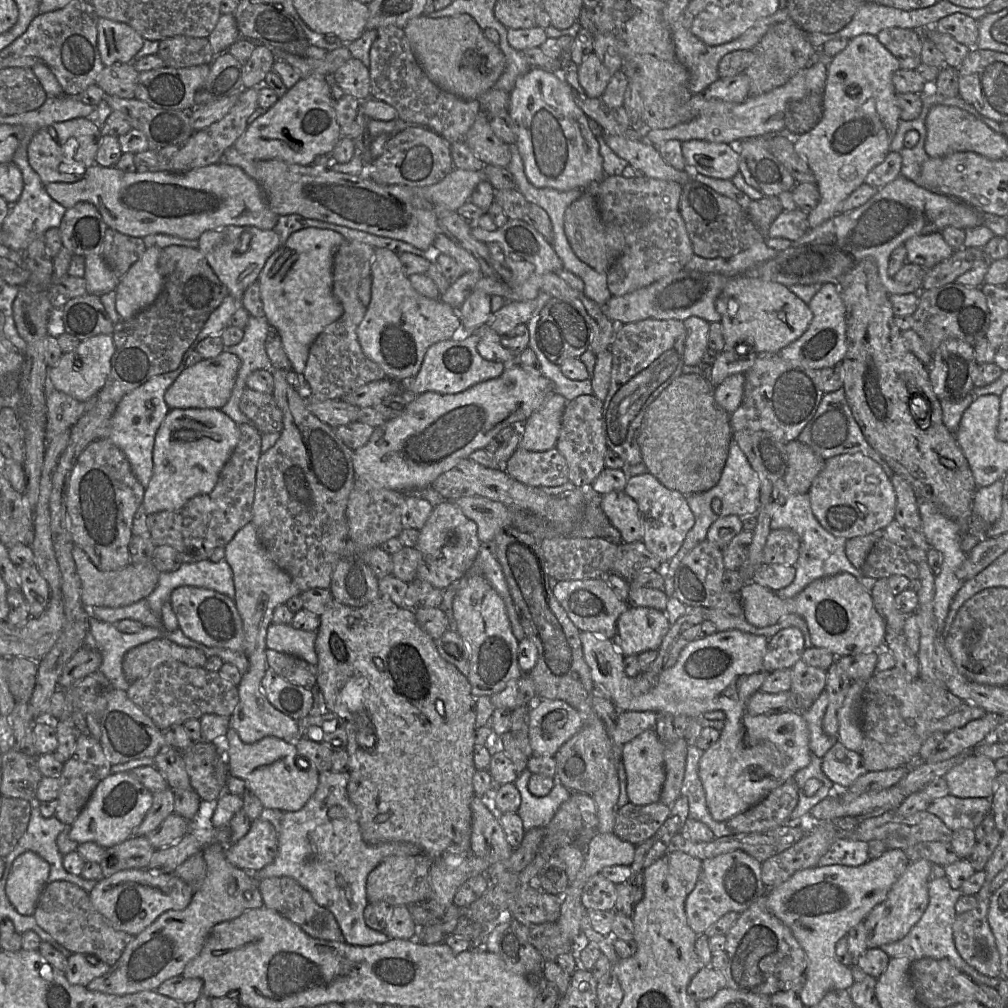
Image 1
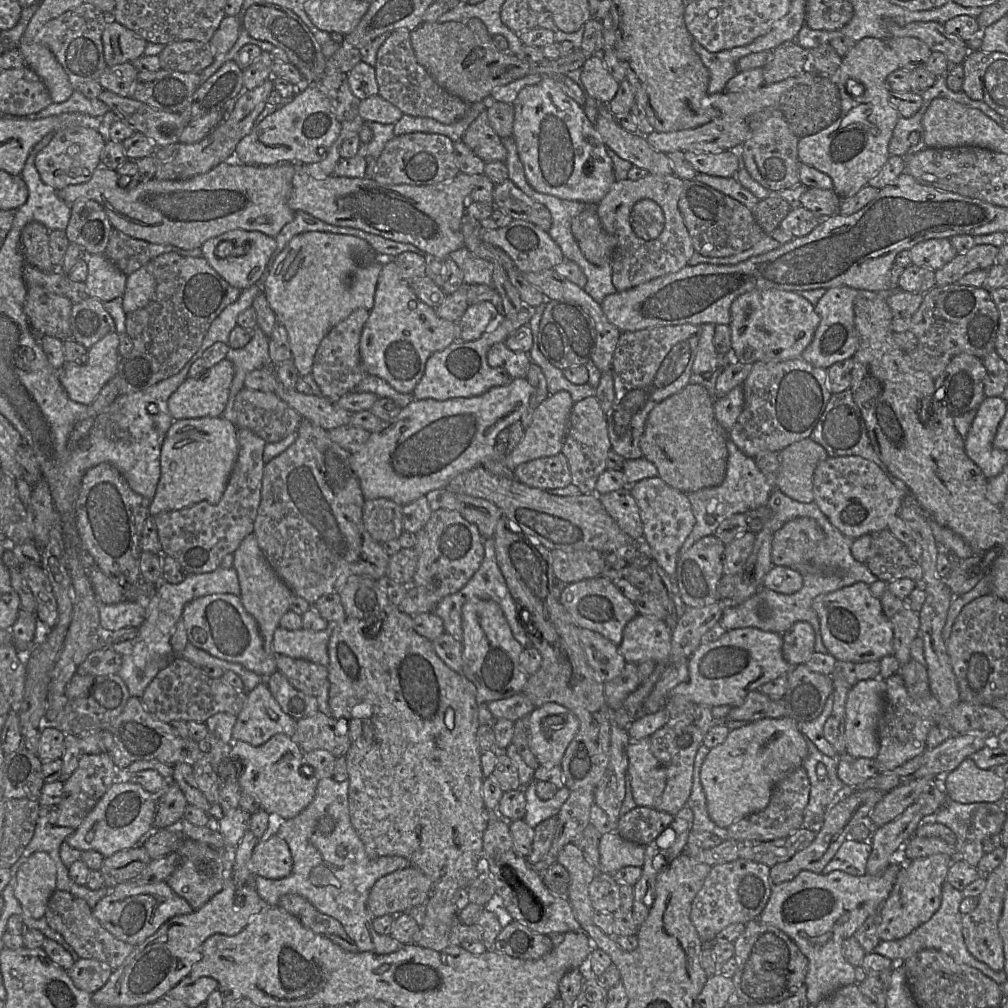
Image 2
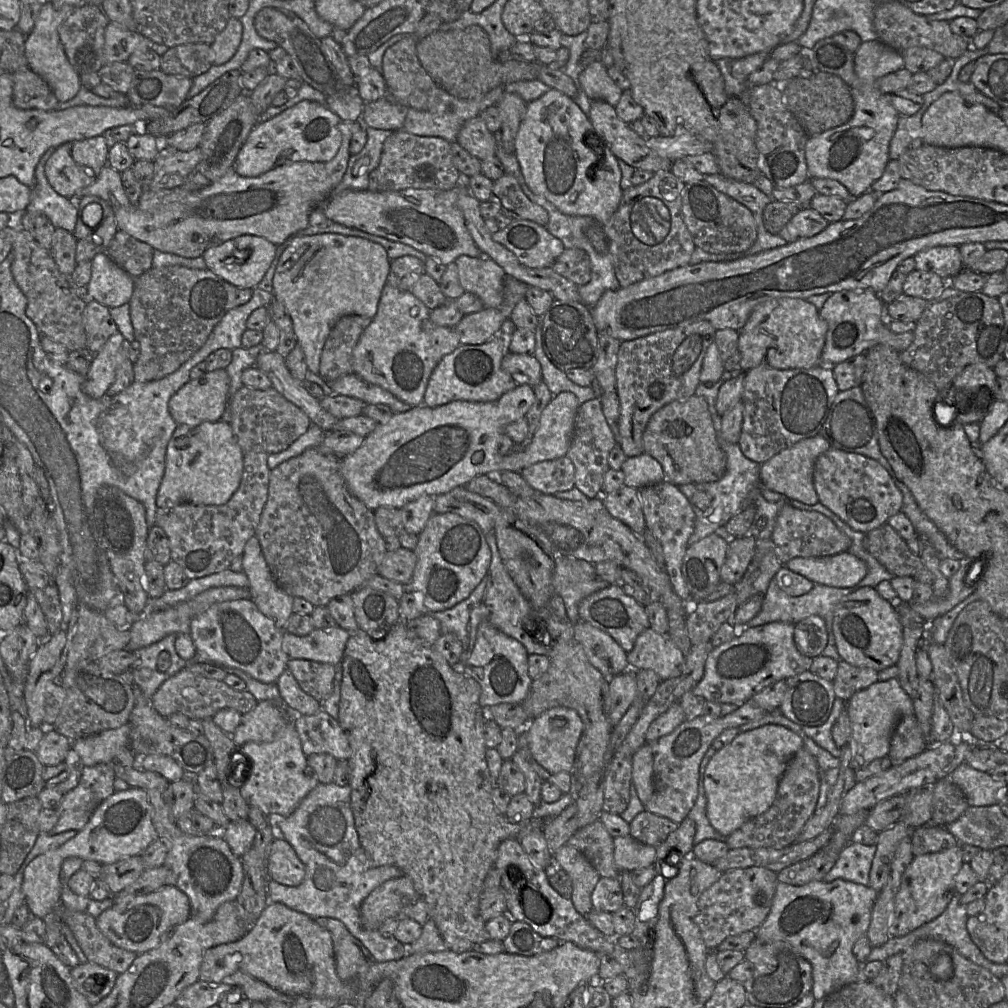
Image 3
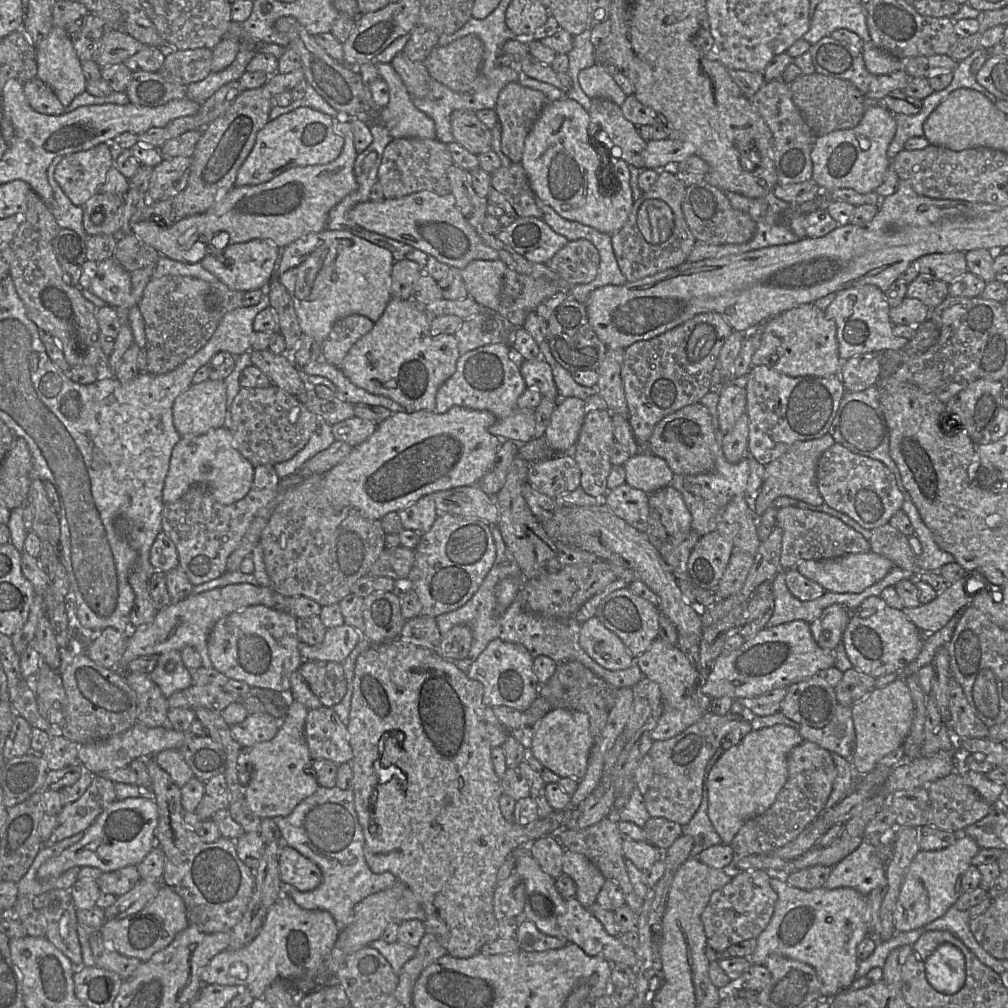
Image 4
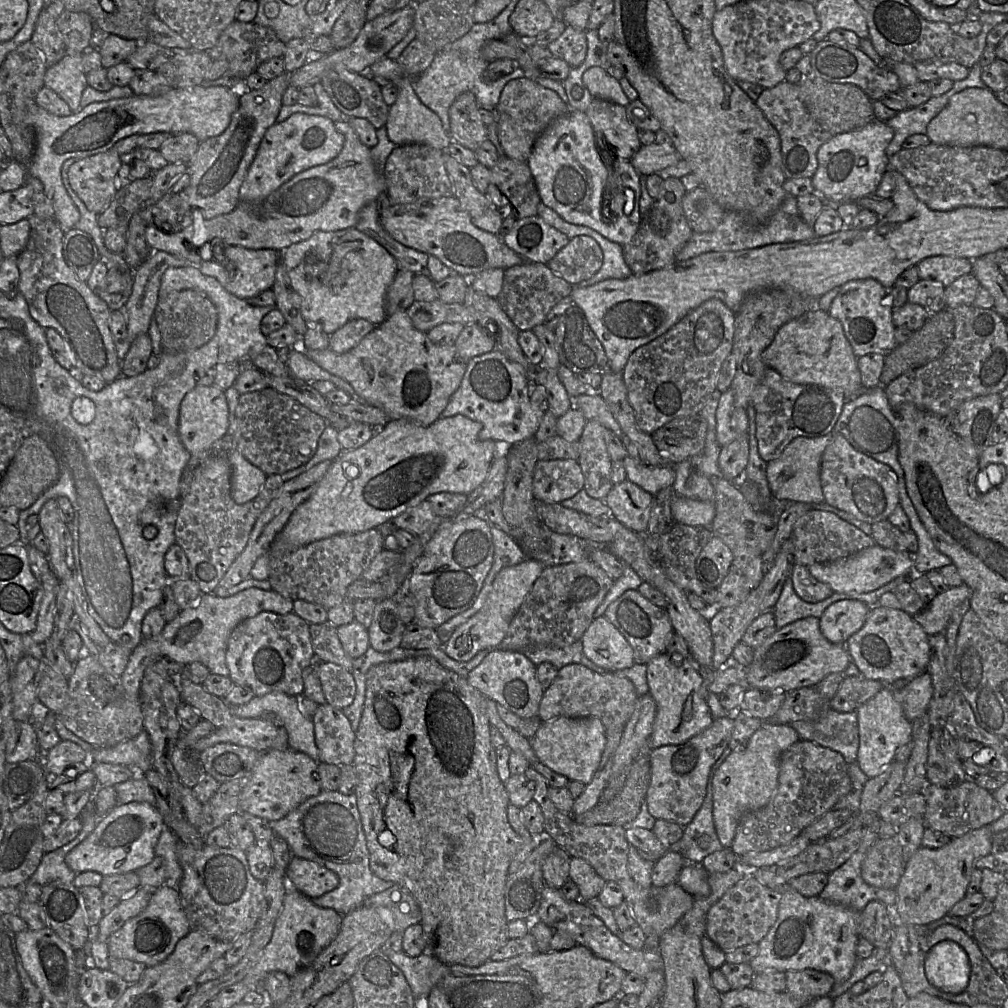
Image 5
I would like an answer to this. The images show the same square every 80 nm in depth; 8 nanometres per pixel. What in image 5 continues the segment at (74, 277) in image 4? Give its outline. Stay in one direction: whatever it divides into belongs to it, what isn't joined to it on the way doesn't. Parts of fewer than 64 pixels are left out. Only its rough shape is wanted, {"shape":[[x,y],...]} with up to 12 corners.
{"shape":[[72,228],[63,237],[63,256],[86,281],[102,260],[93,237]]}

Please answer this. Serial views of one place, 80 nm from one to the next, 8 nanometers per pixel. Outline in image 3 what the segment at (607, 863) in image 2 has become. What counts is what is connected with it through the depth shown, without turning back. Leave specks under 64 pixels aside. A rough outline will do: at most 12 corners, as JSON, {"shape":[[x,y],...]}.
{"shape":[[631,836],[614,837],[621,871],[653,865],[656,847]]}

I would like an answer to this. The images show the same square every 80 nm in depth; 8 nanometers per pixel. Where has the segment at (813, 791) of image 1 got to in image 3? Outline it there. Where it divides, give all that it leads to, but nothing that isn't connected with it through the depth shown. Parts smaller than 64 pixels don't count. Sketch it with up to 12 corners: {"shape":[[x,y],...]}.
{"shape":[[805,733],[804,747],[819,766],[820,792],[820,814],[836,783],[841,761]]}

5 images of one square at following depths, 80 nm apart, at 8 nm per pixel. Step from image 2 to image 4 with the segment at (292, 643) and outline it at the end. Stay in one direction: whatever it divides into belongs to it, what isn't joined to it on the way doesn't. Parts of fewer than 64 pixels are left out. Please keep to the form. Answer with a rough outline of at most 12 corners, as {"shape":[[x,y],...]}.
{"shape":[[343,624],[321,644],[300,641],[303,661],[342,663],[363,635]]}

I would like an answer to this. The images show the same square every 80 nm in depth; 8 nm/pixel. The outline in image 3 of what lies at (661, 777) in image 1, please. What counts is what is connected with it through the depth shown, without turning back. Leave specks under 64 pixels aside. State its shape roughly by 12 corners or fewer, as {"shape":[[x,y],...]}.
{"shape":[[646,742],[632,756],[632,782],[645,805],[653,791],[654,758]]}

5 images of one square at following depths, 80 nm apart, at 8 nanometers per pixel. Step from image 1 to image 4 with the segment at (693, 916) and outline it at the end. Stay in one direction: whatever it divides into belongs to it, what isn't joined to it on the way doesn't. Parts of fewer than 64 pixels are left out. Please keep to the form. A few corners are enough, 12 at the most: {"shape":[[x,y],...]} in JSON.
{"shape":[[740,870],[701,919],[717,953],[757,937],[778,899],[772,873]]}

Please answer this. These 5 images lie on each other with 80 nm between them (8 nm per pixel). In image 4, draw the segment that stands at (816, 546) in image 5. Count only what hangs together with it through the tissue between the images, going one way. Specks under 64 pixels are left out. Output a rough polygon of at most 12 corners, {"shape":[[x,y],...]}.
{"shape":[[783,507],[780,569],[868,552],[870,542],[823,512]]}

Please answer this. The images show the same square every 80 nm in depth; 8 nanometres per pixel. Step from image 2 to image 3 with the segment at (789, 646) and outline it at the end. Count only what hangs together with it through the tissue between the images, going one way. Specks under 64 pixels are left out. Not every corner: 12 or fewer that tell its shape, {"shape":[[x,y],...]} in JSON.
{"shape":[[825,620],[798,622],[794,641],[801,654],[822,655],[828,644]]}

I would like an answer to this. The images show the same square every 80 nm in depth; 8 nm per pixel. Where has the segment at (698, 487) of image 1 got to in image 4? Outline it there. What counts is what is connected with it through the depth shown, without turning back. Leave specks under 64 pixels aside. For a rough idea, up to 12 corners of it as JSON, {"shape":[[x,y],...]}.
{"shape":[[687,405],[661,419],[647,450],[674,474],[712,472],[708,409]]}

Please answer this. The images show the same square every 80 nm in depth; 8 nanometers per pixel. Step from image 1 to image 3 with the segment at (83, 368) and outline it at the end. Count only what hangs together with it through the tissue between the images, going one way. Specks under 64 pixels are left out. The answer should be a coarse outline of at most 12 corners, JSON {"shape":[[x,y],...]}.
{"shape":[[117,331],[94,355],[82,383],[89,397],[114,382],[124,341]]}

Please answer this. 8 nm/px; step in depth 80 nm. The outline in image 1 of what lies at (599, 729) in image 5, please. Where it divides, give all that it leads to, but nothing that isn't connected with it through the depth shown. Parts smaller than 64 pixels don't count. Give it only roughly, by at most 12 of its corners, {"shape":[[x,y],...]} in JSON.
{"shape":[[563,700],[529,708],[534,755],[552,756],[582,727]]}

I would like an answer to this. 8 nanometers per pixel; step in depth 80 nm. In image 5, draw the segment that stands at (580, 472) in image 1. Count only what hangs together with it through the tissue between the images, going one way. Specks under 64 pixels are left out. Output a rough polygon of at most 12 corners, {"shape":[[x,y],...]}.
{"shape":[[587,420],[578,440],[583,490],[603,500],[614,484],[609,433]]}

